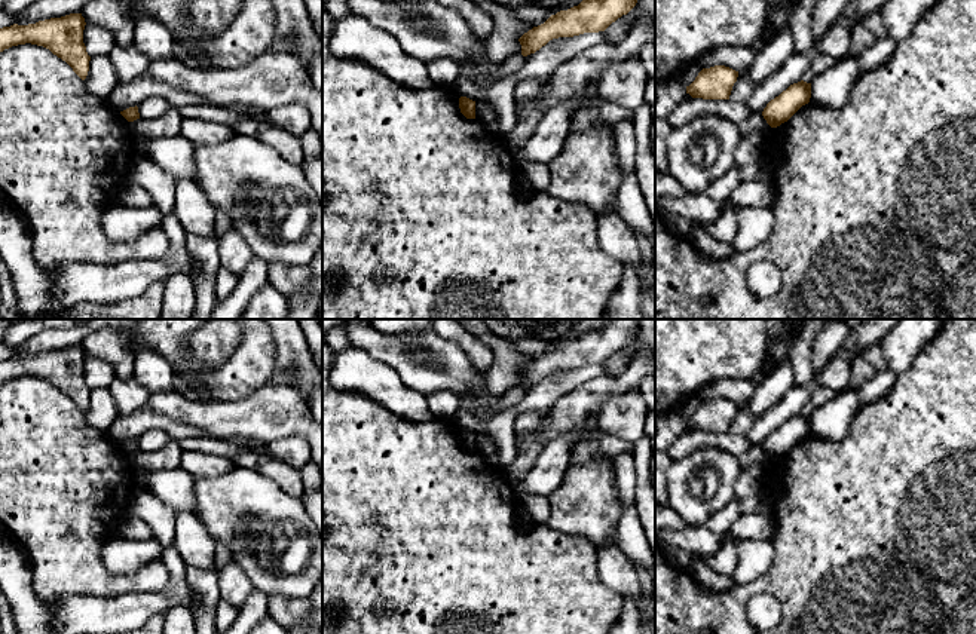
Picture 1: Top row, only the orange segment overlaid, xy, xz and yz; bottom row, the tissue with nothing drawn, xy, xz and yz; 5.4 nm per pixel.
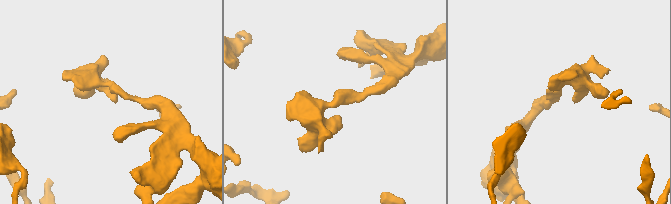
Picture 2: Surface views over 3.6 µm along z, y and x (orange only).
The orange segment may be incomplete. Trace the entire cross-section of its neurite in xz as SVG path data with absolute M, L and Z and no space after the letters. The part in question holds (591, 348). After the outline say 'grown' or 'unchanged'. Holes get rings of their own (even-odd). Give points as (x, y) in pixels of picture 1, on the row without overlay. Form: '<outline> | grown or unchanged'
M611 319L605 327L560 343L518 371L521 388L535 386L553 371L605 364L618 350L627 347L636 339L637 331L637 319Z | unchanged

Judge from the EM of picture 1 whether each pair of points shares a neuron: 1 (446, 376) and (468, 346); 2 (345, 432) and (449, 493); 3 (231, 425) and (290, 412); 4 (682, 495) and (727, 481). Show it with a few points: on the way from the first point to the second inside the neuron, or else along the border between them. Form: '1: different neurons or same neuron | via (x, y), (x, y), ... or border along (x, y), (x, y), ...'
1: different neurons | border along (437, 334), (452, 339), (471, 360)
2: same neuron | via (370, 458), (406, 493), (424, 493)
3: same neuron | via (245, 419), (275, 412)
4: same neuron | via (695, 505), (710, 505), (721, 495)

